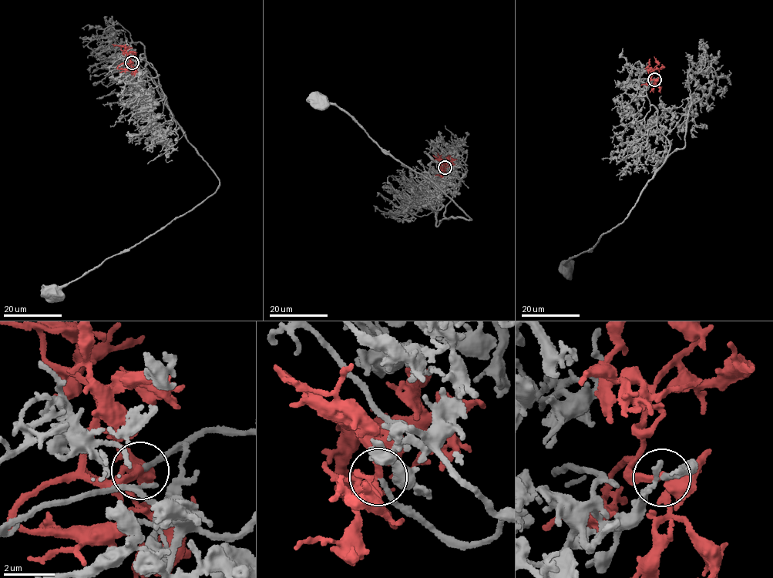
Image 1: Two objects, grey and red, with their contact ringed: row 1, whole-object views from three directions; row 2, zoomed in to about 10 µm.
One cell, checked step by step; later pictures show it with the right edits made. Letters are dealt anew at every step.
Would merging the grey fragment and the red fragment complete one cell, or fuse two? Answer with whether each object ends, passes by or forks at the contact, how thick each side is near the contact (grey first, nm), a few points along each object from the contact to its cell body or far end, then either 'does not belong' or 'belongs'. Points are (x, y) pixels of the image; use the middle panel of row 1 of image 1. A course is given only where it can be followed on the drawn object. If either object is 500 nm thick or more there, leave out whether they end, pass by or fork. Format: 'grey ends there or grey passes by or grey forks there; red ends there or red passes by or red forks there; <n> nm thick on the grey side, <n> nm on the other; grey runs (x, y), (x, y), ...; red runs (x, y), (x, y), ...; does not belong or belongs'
grey ends there; red forks there; 180 nm thick on the grey side, 340 nm on the other; grey runs (445, 167), (463, 176), (443, 216), (468, 221), (434, 183), (379, 146), (354, 118), (320, 102); red runs (445, 167), (441, 162), (445, 162), (441, 161), (437, 152); belongs

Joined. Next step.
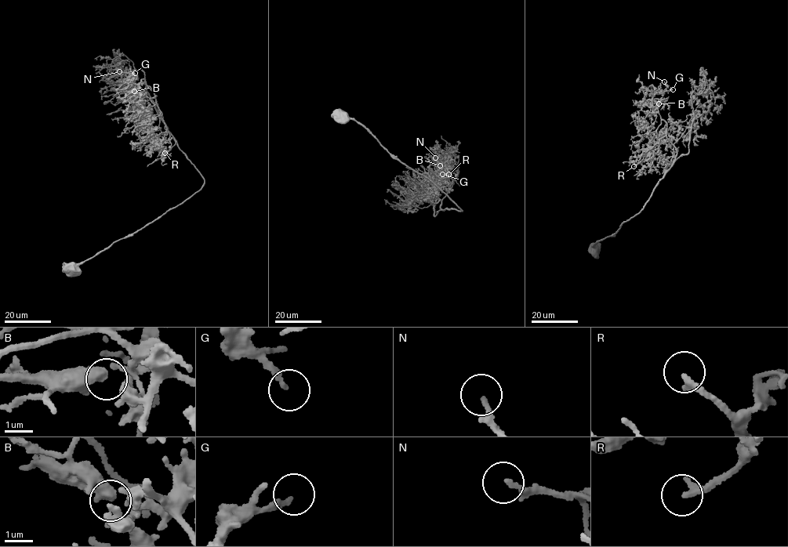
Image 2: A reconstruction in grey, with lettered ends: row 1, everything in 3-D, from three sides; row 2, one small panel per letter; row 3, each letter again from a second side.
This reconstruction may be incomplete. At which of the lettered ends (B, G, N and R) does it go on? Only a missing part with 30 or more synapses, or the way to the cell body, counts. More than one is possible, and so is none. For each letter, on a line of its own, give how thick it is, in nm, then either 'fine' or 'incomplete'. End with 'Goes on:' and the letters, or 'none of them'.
B: 360 nm thick; fine
G: 180 nm thick; fine
N: 180 nm thick; fine
R: 240 nm thick; incomplete
Goes on: R

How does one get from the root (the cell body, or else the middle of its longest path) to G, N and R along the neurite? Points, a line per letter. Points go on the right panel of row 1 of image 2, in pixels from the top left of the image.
G: (594, 249), (644, 208), (673, 164), (676, 149), (658, 108), (665, 89), (673, 89)
N: (594, 249), (644, 208), (673, 164), (676, 149), (658, 108), (667, 98), (664, 81)
R: (594, 249), (597, 241), (611, 237), (644, 208), (673, 164), (676, 149), (665, 135), (643, 152), (633, 166)

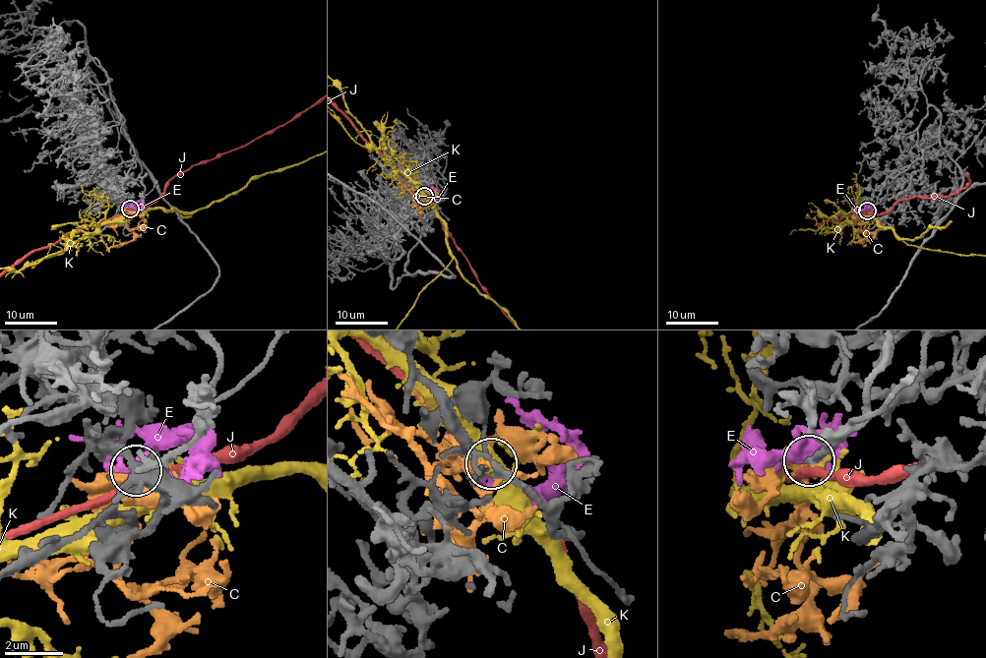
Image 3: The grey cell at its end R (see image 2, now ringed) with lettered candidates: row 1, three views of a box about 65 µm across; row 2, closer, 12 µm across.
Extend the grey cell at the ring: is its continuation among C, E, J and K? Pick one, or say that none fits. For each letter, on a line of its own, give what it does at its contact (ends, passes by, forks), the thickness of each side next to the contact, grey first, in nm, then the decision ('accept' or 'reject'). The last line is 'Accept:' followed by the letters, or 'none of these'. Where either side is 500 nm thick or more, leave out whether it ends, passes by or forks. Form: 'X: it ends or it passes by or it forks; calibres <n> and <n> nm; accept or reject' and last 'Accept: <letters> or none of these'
C: it passes by; calibres 280 and 380 nm; accept
E: it passes by; calibres 280 and 400 nm; reject
J: it passes by; calibres 320 and 320 nm; reject
K: it passes by; calibres 320 and 150 nm; reject
Accept: C

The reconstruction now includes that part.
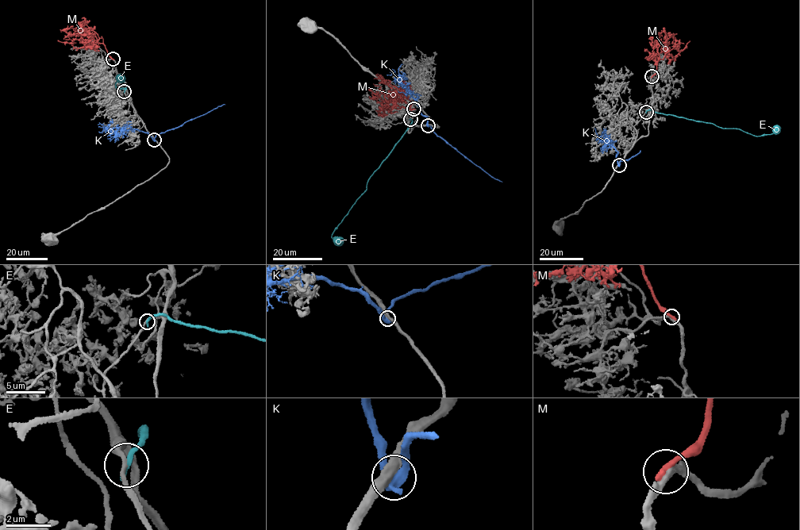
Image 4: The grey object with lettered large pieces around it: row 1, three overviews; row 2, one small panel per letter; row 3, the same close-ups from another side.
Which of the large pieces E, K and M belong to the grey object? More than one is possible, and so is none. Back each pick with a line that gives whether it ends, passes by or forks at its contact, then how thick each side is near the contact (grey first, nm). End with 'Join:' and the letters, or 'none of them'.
M: It ends there. Thickness 320 nm (grey) against 320 nm
Join: M

